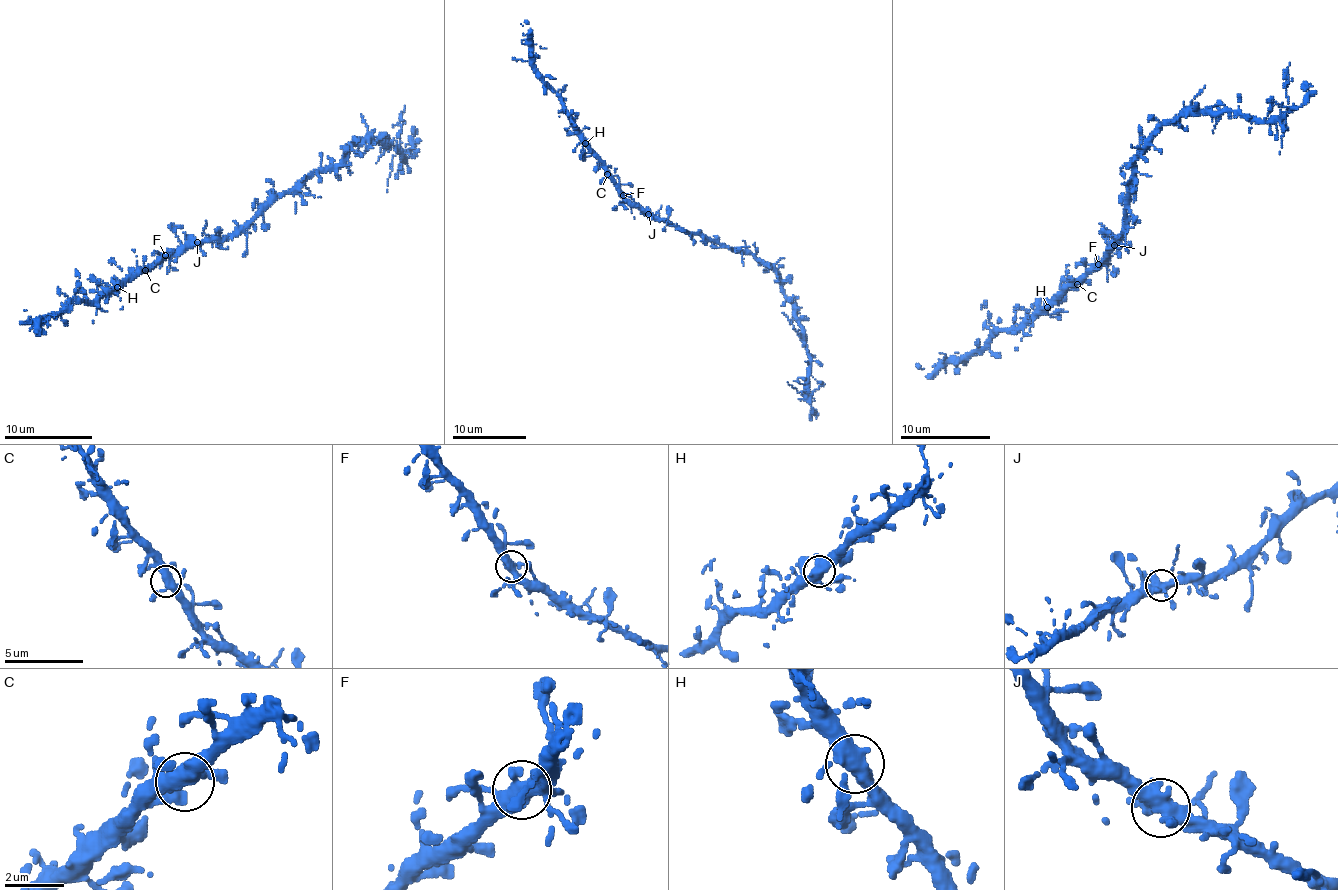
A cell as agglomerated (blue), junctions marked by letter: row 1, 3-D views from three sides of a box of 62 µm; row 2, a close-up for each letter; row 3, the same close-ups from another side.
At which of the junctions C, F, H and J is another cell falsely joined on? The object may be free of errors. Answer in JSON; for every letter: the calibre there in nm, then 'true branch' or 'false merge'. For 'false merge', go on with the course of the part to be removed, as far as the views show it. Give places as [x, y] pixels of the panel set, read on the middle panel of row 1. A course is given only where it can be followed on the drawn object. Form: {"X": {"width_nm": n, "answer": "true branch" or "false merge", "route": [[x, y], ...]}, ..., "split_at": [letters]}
{"C": {"width_nm": 400, "answer": "true branch"}, "F": {"width_nm": 400, "answer": "true branch"}, "H": {"width_nm": 420, "answer": "true branch"}, "J": {"width_nm": 440, "answer": "true branch"}, "split_at": []}

